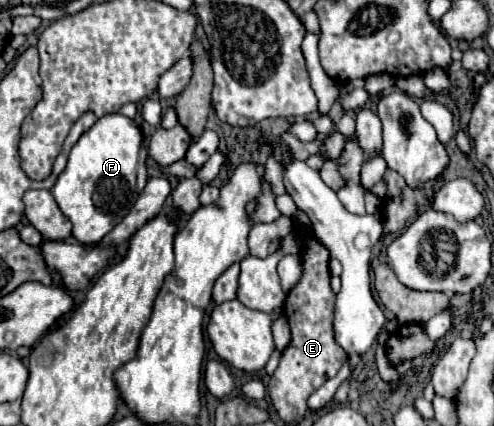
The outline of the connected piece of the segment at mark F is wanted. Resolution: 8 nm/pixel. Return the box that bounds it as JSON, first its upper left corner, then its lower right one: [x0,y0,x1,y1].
[51,114,143,244]

